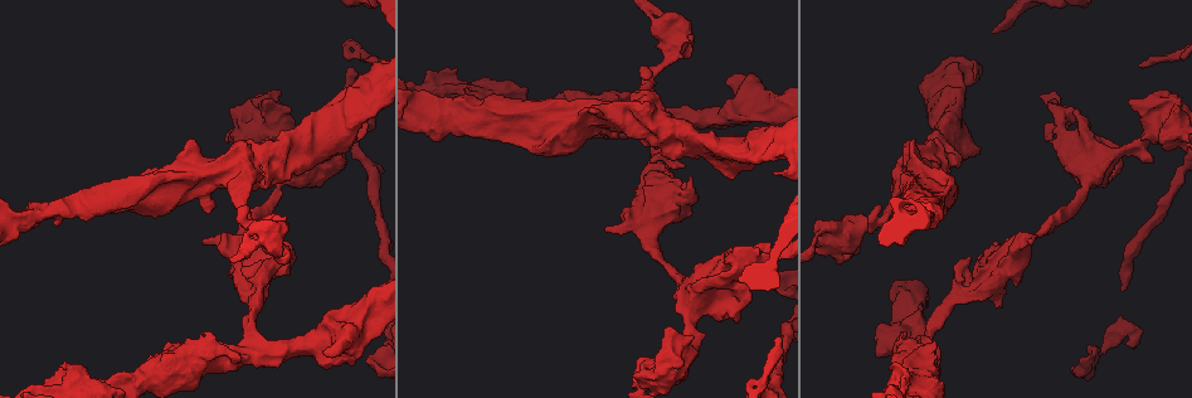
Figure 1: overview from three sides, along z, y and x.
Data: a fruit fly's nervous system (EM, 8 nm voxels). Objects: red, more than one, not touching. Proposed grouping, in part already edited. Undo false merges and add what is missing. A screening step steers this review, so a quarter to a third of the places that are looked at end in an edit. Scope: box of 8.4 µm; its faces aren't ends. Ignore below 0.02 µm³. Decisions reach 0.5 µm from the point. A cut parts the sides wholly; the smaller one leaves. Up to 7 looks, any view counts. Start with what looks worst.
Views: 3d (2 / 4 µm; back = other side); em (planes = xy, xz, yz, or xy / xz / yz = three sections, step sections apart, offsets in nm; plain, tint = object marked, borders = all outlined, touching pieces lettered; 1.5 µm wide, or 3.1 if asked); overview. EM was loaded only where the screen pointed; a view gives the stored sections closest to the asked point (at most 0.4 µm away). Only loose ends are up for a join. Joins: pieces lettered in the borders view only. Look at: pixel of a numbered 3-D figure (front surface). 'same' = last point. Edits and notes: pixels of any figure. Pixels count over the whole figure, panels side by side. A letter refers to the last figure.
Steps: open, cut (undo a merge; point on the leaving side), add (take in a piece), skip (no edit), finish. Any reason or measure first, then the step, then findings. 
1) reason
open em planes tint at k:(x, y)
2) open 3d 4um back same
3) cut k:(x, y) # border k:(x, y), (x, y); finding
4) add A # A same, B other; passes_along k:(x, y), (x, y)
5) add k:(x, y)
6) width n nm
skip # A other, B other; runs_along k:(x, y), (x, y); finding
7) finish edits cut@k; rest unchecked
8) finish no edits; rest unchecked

stops while still wide
open em planes borders at 1:(913, 140)

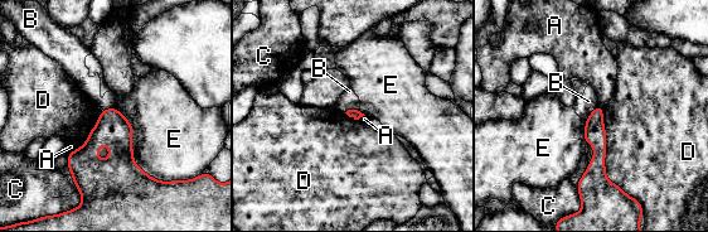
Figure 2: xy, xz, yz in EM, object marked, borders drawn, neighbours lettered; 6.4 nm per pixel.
longest_contact D 550 nm
skip # A other, B other, C other, D other, E other; no lettered piece goes on from it

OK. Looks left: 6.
branch stops here
open em planes plain at 1:(1077, 115)

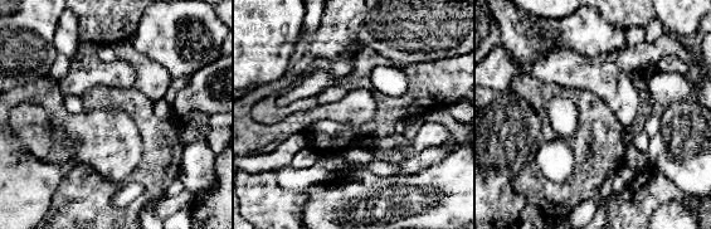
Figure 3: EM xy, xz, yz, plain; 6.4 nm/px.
see the neighbours
open em planes borders same

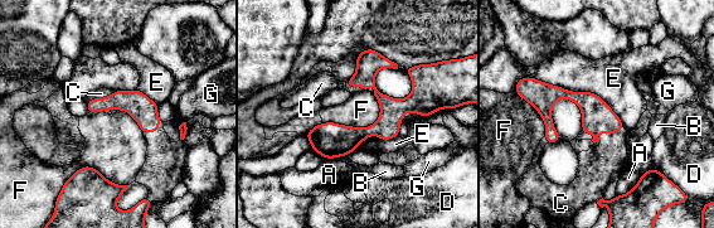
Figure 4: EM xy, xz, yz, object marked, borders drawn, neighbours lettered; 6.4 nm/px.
add 4:(596, 165) # A other, B other, C same, D other, E other, F other, G other; the cell continues

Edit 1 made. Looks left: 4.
finish edits add@4; rest unchecked

